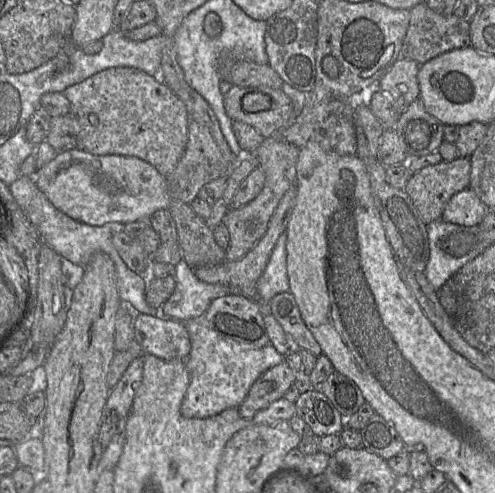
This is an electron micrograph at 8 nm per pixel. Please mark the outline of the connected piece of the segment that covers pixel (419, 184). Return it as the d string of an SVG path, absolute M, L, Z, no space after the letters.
M459 157L453 161L442 160L413 173L404 187L419 216L427 225L441 219L450 198L470 186L471 161L469 157Z

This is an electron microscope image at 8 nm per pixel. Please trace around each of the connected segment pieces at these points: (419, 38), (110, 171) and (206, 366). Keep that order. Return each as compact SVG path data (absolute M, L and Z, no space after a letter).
M424 2L410 9L410 21L403 41L400 59L411 59L423 64L445 52L470 47L470 24L454 14L440 14Z
M74 148L60 152L53 160L38 169L33 179L57 209L76 221L92 226L107 223L124 225L141 218L150 218L156 211L167 210L171 205L166 178L150 163L136 156L94 155Z
M205 317L183 321L191 350L185 360L190 383L181 404L185 418L209 418L226 409L238 408L254 382L268 369L284 362L284 356L269 343L261 349L245 348L214 331Z

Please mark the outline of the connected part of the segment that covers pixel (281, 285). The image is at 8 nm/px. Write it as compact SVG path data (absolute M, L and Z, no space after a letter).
M285 231L279 236L267 266L257 282L258 299L261 304L268 304L277 294L289 291L286 241Z

